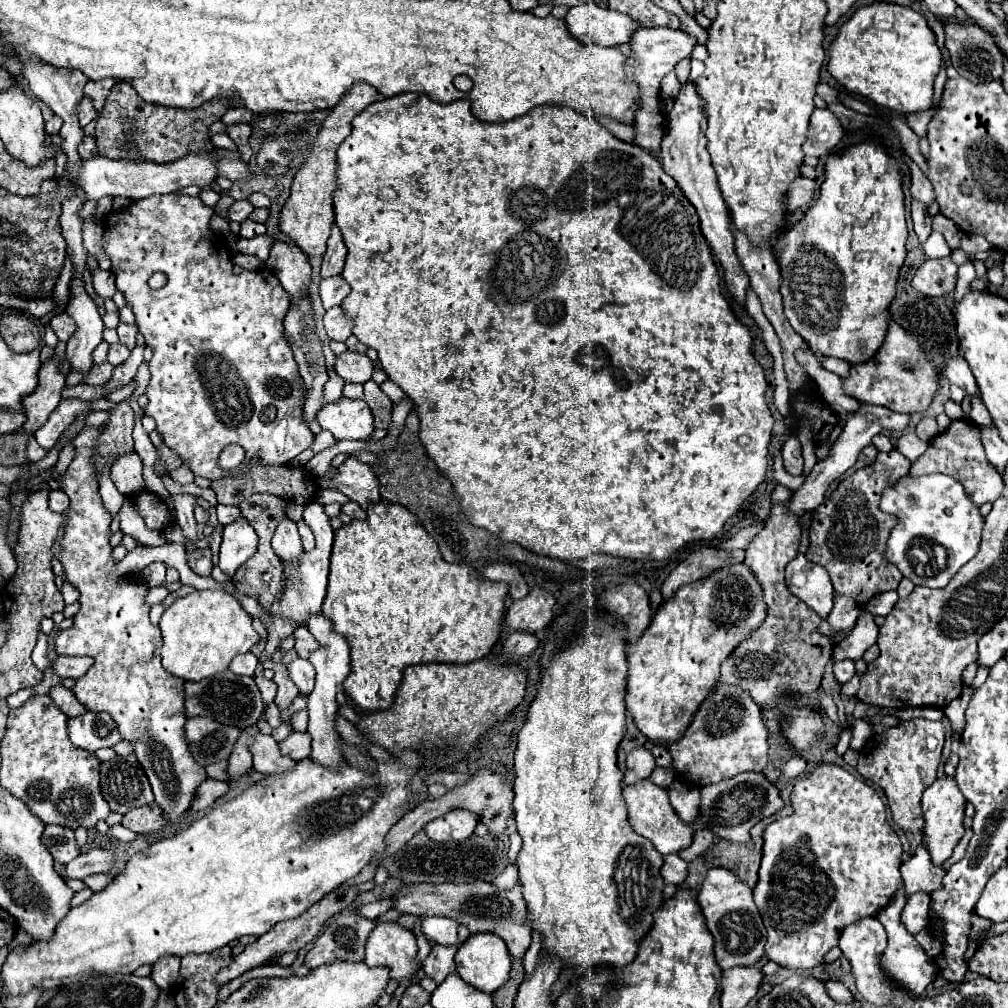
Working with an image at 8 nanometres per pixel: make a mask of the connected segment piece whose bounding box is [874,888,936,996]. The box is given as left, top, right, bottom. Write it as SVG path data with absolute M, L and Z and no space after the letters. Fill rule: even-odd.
M902 888L900 892L896 892L896 896L892 896L892 904L888 904L888 908L882 908L880 916L874 916L876 920L882 922L882 926L886 928L886 934L888 934L888 946L884 950L884 956L880 958L880 966L884 968L884 972L888 972L888 978L894 984L900 984L900 988L904 988L906 992L920 996L926 990L926 986L936 978L936 966L934 966L934 960L928 958L924 954L924 950L918 946L914 936L904 928L904 924L900 920L900 912L902 912L904 904L906 904L906 896L904 896L904 888Z

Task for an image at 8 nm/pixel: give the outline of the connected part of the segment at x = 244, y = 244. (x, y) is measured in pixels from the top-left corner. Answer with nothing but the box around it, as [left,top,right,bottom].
[234,234,274,262]

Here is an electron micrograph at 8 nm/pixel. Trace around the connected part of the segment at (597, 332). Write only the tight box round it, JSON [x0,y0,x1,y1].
[334,94,774,560]

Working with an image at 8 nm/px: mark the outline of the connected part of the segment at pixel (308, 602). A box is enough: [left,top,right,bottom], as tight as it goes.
[270,502,334,626]

